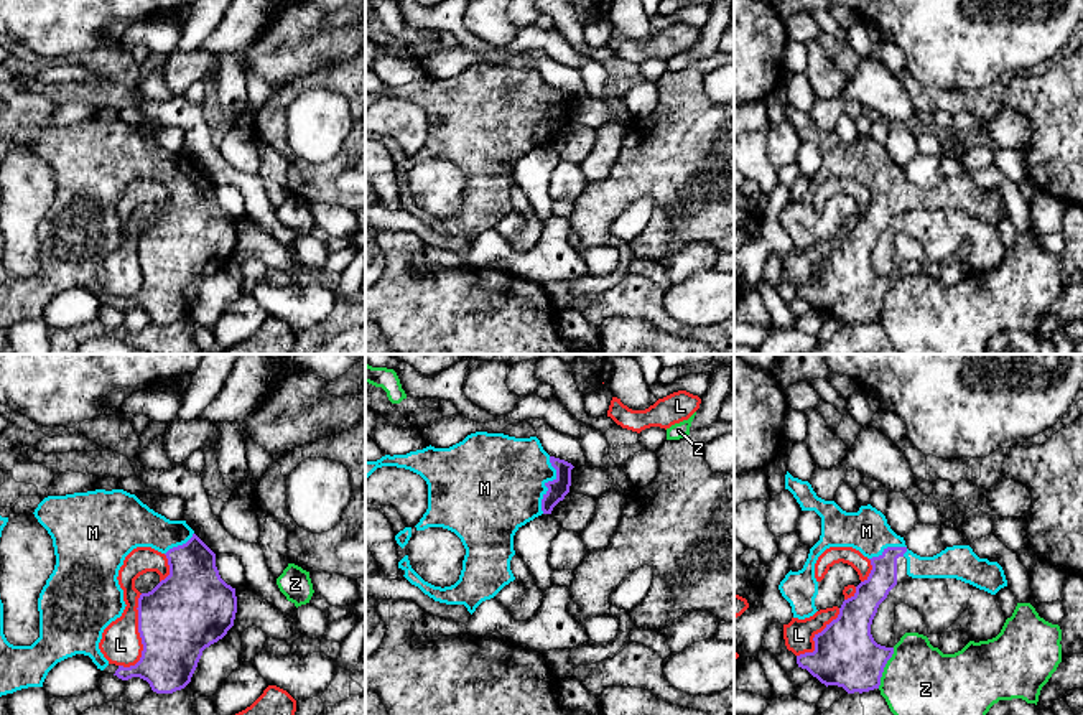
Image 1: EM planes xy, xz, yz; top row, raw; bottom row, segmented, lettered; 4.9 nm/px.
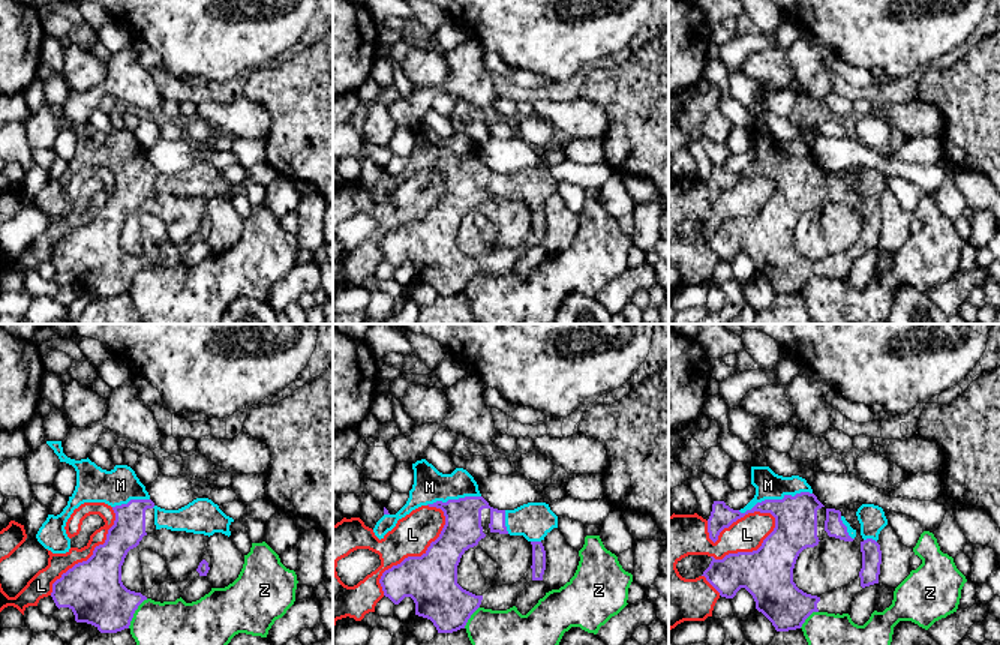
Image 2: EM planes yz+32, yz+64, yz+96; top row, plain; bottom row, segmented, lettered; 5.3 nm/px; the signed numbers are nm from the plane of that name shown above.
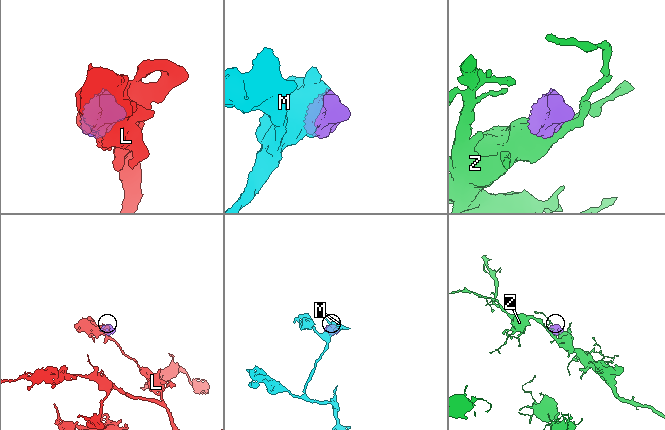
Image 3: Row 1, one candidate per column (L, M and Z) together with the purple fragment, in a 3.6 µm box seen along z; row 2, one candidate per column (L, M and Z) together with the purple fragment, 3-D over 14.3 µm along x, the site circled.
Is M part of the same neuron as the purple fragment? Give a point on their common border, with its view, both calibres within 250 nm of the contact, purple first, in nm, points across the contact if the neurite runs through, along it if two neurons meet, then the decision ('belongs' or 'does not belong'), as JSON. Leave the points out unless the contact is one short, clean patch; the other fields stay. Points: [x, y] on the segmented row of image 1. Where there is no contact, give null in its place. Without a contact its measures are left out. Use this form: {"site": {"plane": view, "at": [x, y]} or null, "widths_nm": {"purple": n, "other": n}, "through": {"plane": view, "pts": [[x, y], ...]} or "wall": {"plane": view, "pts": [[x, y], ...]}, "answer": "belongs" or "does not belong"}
{"site": {"plane": "xz", "at": [545, 485]}, "widths_nm": {"purple": 100, "other": 480}, "answer": "belongs"}

